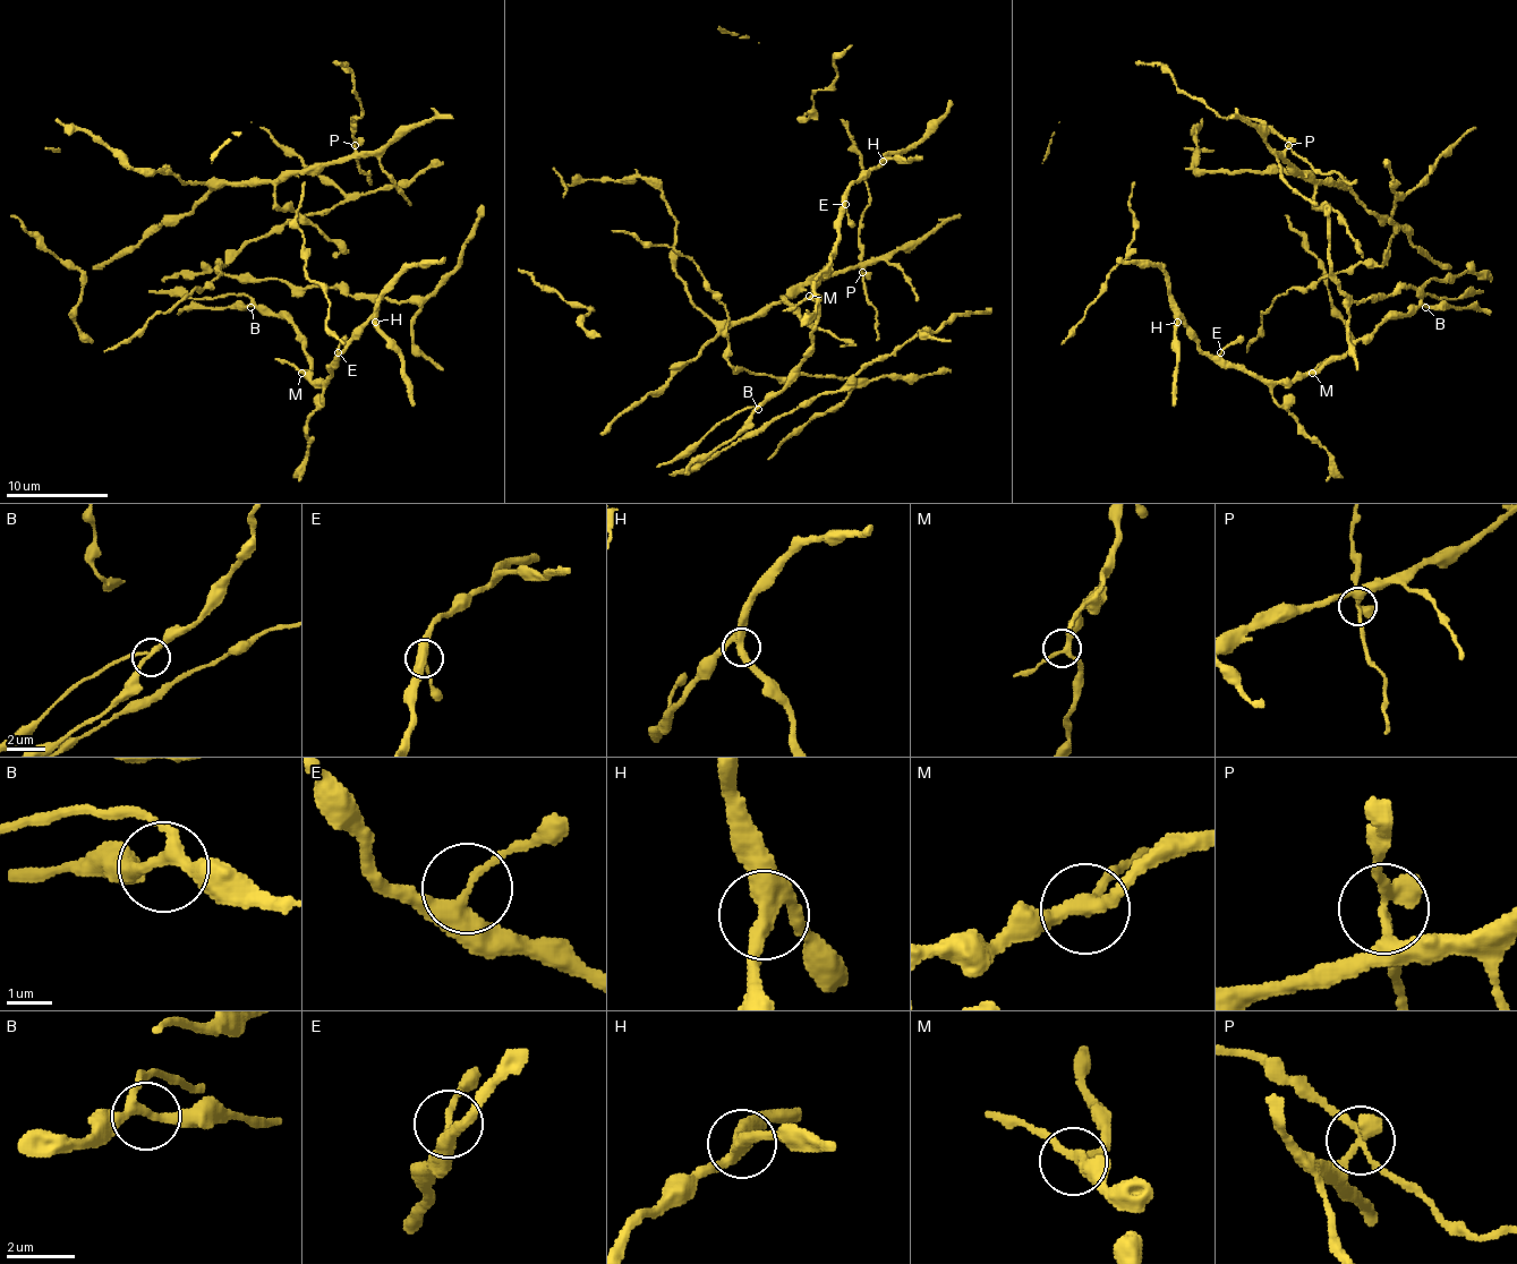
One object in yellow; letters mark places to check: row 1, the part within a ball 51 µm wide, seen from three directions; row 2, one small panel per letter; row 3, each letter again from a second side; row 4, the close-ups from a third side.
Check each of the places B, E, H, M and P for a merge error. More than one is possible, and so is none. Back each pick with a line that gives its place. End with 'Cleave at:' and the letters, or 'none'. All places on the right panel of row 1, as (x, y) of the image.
P: place (1288, 145)
Cleave at: P

